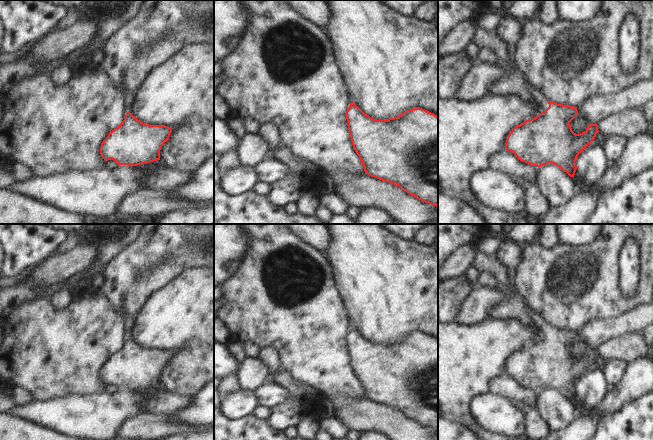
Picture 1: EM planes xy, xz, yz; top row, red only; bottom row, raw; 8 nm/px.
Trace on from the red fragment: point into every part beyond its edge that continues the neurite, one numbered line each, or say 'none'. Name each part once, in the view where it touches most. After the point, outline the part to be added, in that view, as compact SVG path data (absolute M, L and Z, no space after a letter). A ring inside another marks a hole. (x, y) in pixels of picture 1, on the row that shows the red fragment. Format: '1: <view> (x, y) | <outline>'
1: yz (540, 97) | M526 80L525 84L529 93L534 96L536 102L539 104L539 107L542 109L542 112L544 112L549 107L549 104L547 102L553 100L549 99L538 87L536 87L529 80Z

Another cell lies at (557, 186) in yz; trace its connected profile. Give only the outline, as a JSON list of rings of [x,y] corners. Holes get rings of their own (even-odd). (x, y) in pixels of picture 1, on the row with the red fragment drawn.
[[[552,163],[538,168],[536,183],[550,207],[567,203],[575,194],[573,177]]]

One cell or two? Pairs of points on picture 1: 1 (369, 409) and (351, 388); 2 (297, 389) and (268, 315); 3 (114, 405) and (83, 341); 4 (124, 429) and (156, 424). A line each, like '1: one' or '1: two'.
1: two
2: two
3: two
4: one

